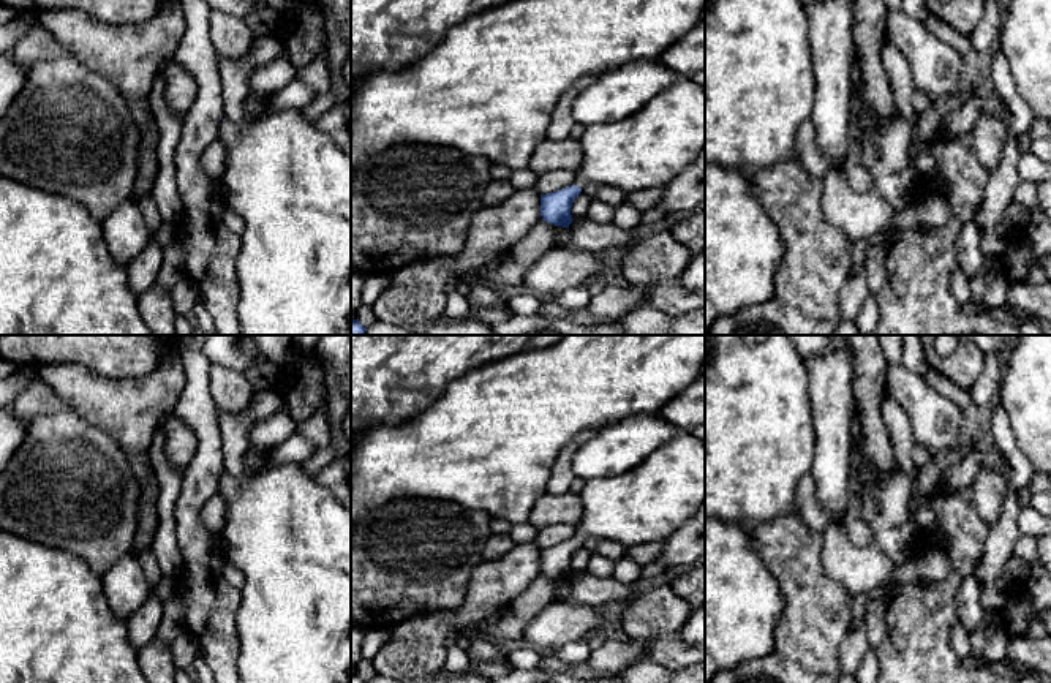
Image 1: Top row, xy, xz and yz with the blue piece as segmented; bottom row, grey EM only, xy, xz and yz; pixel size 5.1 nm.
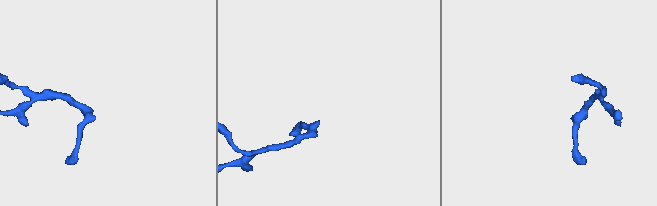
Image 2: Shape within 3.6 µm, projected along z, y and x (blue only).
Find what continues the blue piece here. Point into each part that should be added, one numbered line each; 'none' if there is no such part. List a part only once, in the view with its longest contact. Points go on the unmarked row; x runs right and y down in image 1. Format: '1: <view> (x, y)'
1: xz (648, 503)

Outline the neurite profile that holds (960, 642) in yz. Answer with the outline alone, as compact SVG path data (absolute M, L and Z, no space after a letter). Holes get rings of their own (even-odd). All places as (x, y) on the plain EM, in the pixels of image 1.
M959 621L955 623L950 631L950 648L959 659L972 656L972 645L969 634L970 632Z

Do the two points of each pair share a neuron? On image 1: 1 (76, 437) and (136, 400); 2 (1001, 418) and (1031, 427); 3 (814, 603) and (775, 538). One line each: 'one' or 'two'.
1: two
2: two
3: one

